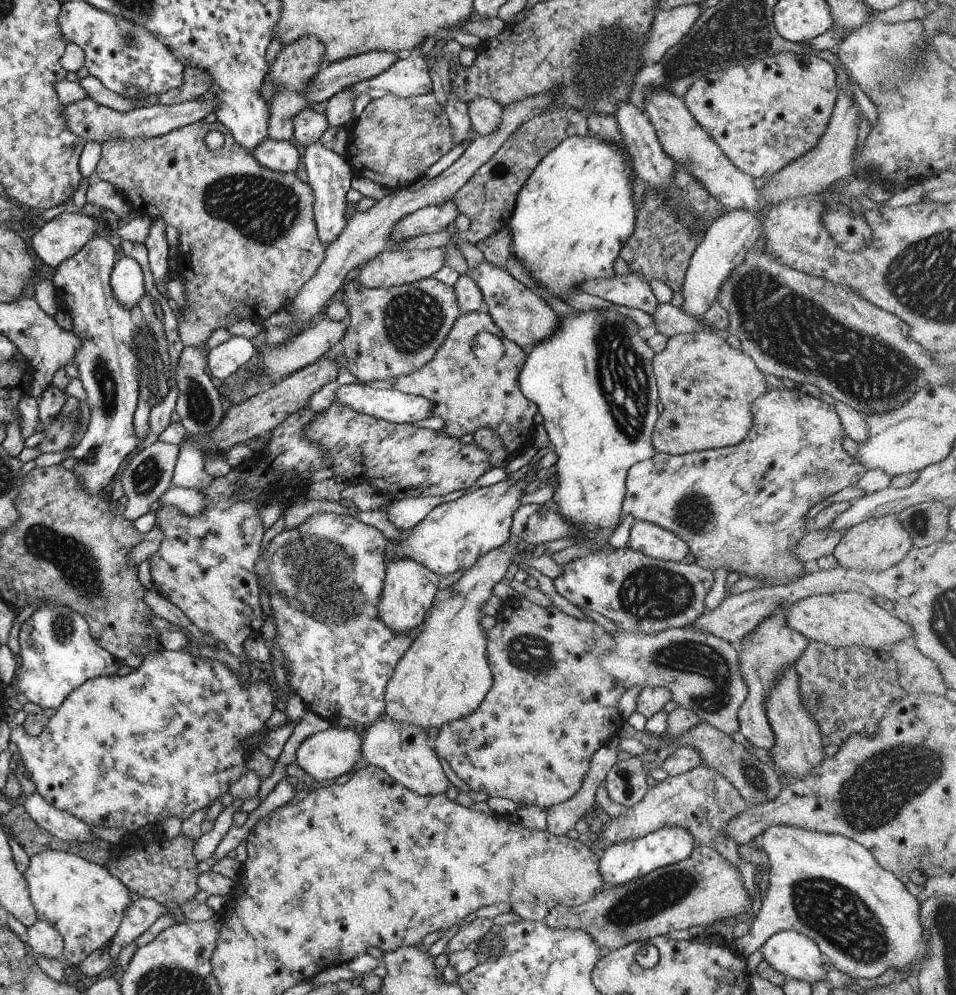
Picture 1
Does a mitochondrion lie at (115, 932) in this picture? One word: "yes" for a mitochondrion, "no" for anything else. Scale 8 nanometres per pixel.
no

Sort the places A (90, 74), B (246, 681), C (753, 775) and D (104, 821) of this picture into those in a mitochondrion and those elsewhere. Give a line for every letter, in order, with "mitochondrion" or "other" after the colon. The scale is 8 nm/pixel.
A: other
B: other
C: mitochondrion
D: other

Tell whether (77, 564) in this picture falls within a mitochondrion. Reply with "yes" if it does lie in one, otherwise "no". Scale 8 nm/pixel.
yes

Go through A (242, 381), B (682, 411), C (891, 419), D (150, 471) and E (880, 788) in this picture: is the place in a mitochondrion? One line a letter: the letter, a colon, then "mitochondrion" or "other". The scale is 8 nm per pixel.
A: mitochondrion
B: other
C: mitochondrion
D: mitochondrion
E: mitochondrion

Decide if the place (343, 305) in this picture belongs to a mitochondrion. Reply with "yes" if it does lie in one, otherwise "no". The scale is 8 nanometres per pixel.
no

